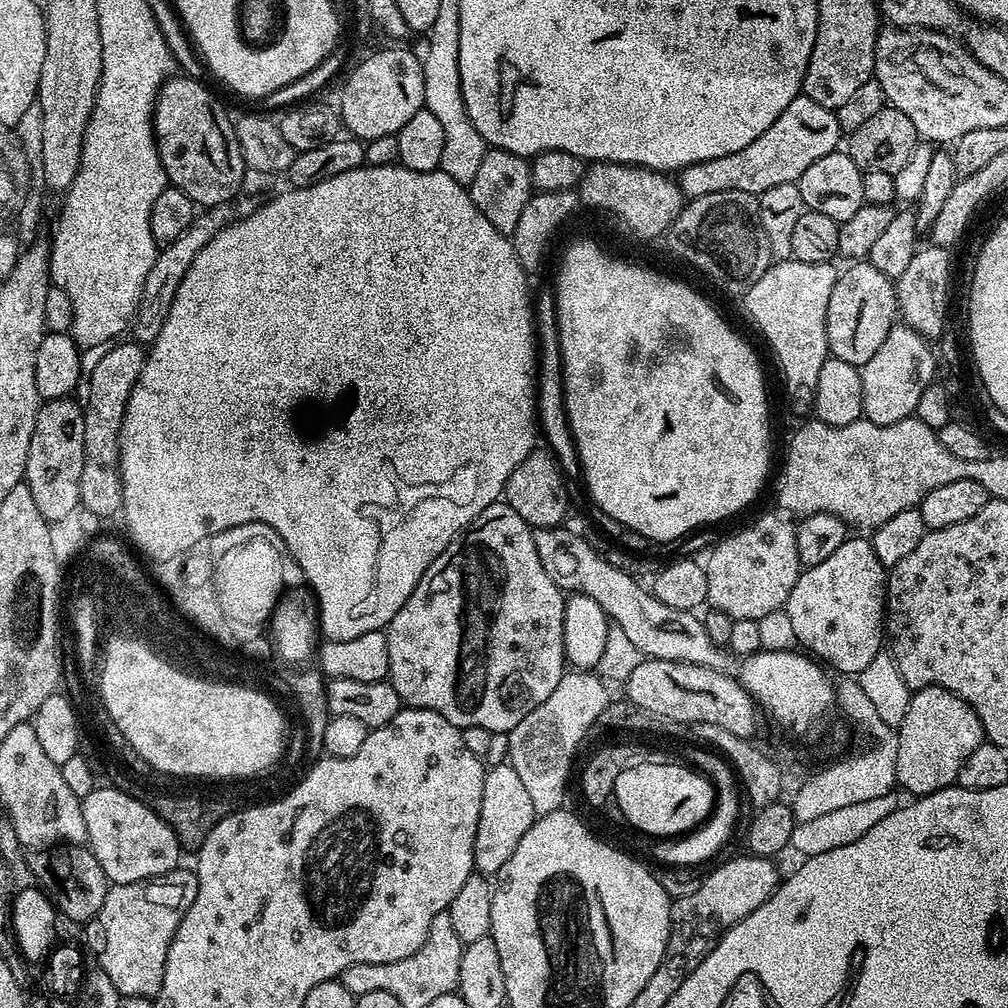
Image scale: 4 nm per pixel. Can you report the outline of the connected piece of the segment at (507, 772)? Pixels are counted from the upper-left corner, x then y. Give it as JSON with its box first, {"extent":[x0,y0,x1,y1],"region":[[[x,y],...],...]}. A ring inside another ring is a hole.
{"extent":[474,762,536,878],"region":[[[507,762],[491,765],[484,774],[482,814],[478,818],[478,830],[474,838],[475,871],[489,878],[495,877],[502,866],[506,866],[510,854],[514,854],[514,846],[522,842],[522,834],[530,830],[536,818],[534,802],[530,802],[530,794],[518,770],[514,770]]]}

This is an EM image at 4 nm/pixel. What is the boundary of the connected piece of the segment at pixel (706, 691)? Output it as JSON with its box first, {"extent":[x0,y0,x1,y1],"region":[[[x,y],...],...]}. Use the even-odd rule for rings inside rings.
{"extent":[626,658,758,738],"region":[[[645,658],[626,681],[626,697],[636,706],[642,706],[653,714],[660,714],[674,722],[693,726],[710,722],[730,730],[730,734],[748,738],[756,728],[758,705],[735,675],[719,668],[707,668],[685,660],[654,660]]]}

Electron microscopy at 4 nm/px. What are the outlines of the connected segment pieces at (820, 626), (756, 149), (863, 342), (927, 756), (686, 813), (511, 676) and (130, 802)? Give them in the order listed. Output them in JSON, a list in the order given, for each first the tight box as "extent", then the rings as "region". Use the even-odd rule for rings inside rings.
[{"extent":[786,539,886,677],"region":[[[846,539],[842,542],[842,546],[838,546],[838,550],[834,550],[834,554],[830,554],[830,558],[825,558],[824,561],[818,562],[818,566],[814,566],[813,568],[804,568],[800,573],[798,582],[794,582],[794,590],[790,590],[790,598],[786,605],[786,611],[790,618],[790,626],[794,626],[797,645],[805,653],[811,654],[817,661],[827,665],[829,669],[837,668],[840,674],[843,674],[845,677],[859,677],[860,672],[866,670],[866,666],[870,666],[870,661],[882,651],[886,644],[886,569],[882,562],[878,562],[878,554],[874,554],[874,546],[871,539]]]},{"extent":[678,94,842,198],"region":[[[801,94],[786,106],[786,110],[782,110],[782,114],[778,114],[778,118],[774,118],[774,126],[754,138],[750,146],[742,146],[742,150],[734,150],[729,156],[686,166],[678,174],[678,183],[688,198],[726,190],[759,194],[770,190],[770,186],[782,186],[782,182],[797,183],[800,176],[818,162],[818,158],[826,158],[826,154],[837,151],[841,144],[842,133],[835,111],[818,106],[818,102]]]},{"extent":[826,262,897,369],"region":[[[867,262],[849,263],[849,268],[839,273],[834,282],[834,290],[830,290],[830,306],[826,310],[826,338],[828,351],[834,358],[842,358],[842,362],[850,362],[850,366],[861,369],[881,348],[886,334],[890,334],[892,325],[897,323],[896,286],[893,280],[882,270],[874,270]]]},{"extent":[896,684,986,798],"region":[[[928,684],[924,688],[915,689],[910,698],[910,706],[906,706],[906,718],[902,718],[896,737],[898,738],[898,762],[896,763],[896,783],[902,789],[905,788],[908,792],[913,792],[913,797],[919,798],[922,796],[929,796],[943,788],[951,788],[956,784],[958,778],[958,770],[962,770],[962,762],[966,762],[966,758],[970,758],[970,754],[974,754],[974,750],[978,750],[978,746],[985,743],[986,737],[984,735],[984,727],[978,718],[978,714],[974,714],[974,710],[965,700],[958,698],[958,694],[954,694],[945,688],[939,688],[933,684]]]},{"extent":[612,760,717,838],"region":[[[656,760],[650,761],[649,764],[637,762],[622,770],[622,774],[618,774],[618,782],[614,782],[612,794],[617,798],[617,804],[625,821],[628,824],[632,823],[638,831],[645,832],[648,836],[656,836],[652,838],[679,838],[699,828],[711,815],[717,797],[712,781],[695,767],[684,762],[659,764]]]},{"extent":[386,502,566,734],"region":[[[503,502],[491,504],[486,506],[486,510],[482,510],[482,514],[478,514],[478,518],[474,518],[474,522],[466,525],[464,531],[453,538],[450,546],[446,546],[446,550],[442,550],[442,554],[434,558],[426,574],[422,574],[418,586],[414,586],[414,594],[406,598],[402,610],[394,614],[394,618],[386,629],[390,650],[388,680],[394,686],[394,690],[398,690],[401,701],[407,707],[434,710],[442,714],[446,722],[450,722],[455,728],[461,730],[470,726],[482,726],[482,730],[490,730],[494,734],[507,734],[514,726],[518,726],[518,722],[522,722],[522,718],[526,718],[526,714],[530,714],[530,710],[534,710],[534,706],[550,698],[554,686],[558,686],[558,682],[564,677],[566,671],[564,654],[564,601],[566,596],[550,578],[550,574],[546,574],[542,561],[538,558],[538,549],[534,546],[533,531],[532,525],[526,523],[522,514],[517,514],[510,505]]]},{"extent":[80,786,182,884],"region":[[[98,786],[90,794],[82,797],[80,809],[86,822],[87,847],[91,848],[94,858],[98,858],[106,878],[112,884],[129,884],[151,876],[161,876],[173,872],[181,863],[182,849],[178,838],[174,838],[174,830],[170,830],[170,826],[166,826],[166,822],[158,818],[152,807],[136,800],[130,792],[123,792],[115,786]]]}]

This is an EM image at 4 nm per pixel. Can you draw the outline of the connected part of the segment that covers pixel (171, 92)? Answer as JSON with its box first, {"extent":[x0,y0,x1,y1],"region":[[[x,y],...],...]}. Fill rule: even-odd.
{"extent":[152,74,246,210],"region":[[[176,74],[160,87],[156,108],[152,112],[152,131],[156,133],[156,149],[168,175],[169,185],[182,190],[182,194],[186,194],[186,198],[190,198],[201,209],[211,210],[227,205],[227,200],[235,198],[236,191],[244,184],[246,169],[233,117],[228,117],[227,110],[212,97],[211,90],[203,88],[200,82],[187,74]]]}

